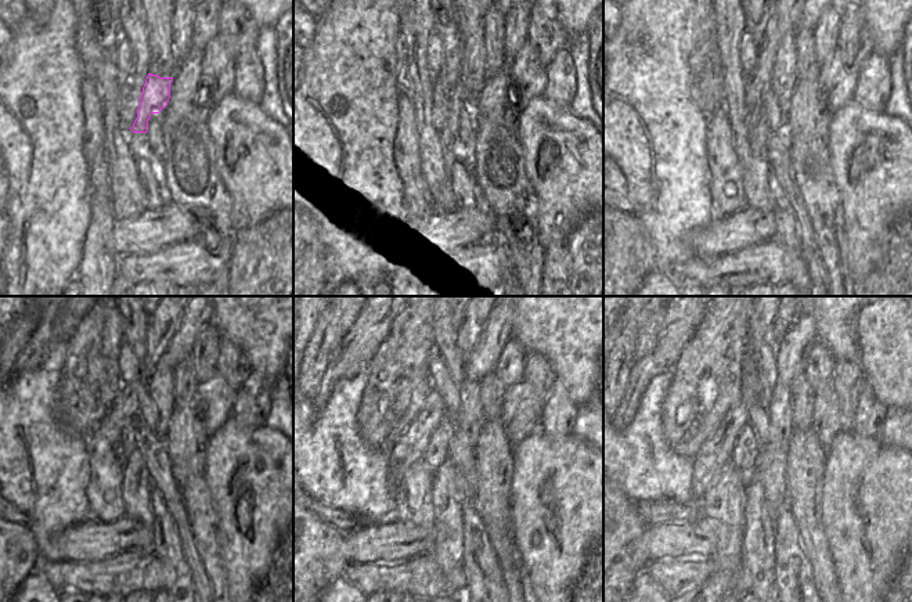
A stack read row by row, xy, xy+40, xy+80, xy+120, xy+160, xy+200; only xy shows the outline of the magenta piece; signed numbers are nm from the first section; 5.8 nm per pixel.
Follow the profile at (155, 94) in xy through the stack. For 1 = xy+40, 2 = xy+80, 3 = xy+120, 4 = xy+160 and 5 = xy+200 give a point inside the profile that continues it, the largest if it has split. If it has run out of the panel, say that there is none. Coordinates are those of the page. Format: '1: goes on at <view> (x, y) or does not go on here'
1: goes on at xy+40 (458, 98)
2: goes on at xy+80 (756, 176)
3: goes on at xy+120 (136, 480)
4: goes on at xy+160 (447, 551)
5: goes on at xy+200 (757, 577)

